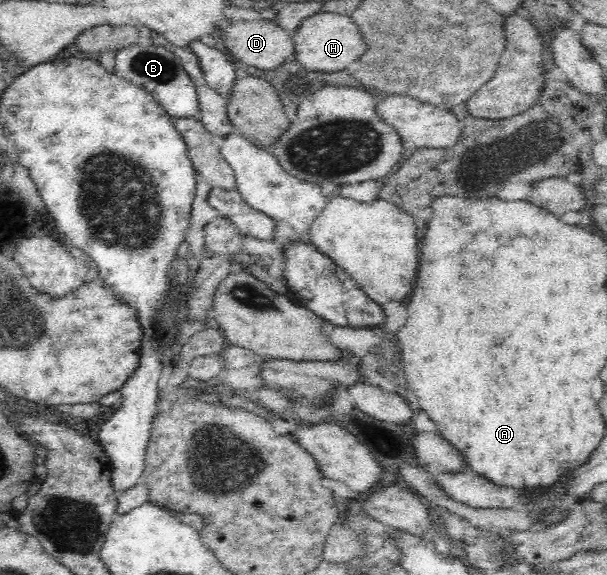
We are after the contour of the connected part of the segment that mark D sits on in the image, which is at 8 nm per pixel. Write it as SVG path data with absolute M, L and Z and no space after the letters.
M264 17L254 21L230 21L226 29L219 31L225 51L239 64L254 66L257 69L276 69L294 53L294 40L291 33L280 27L276 21Z

